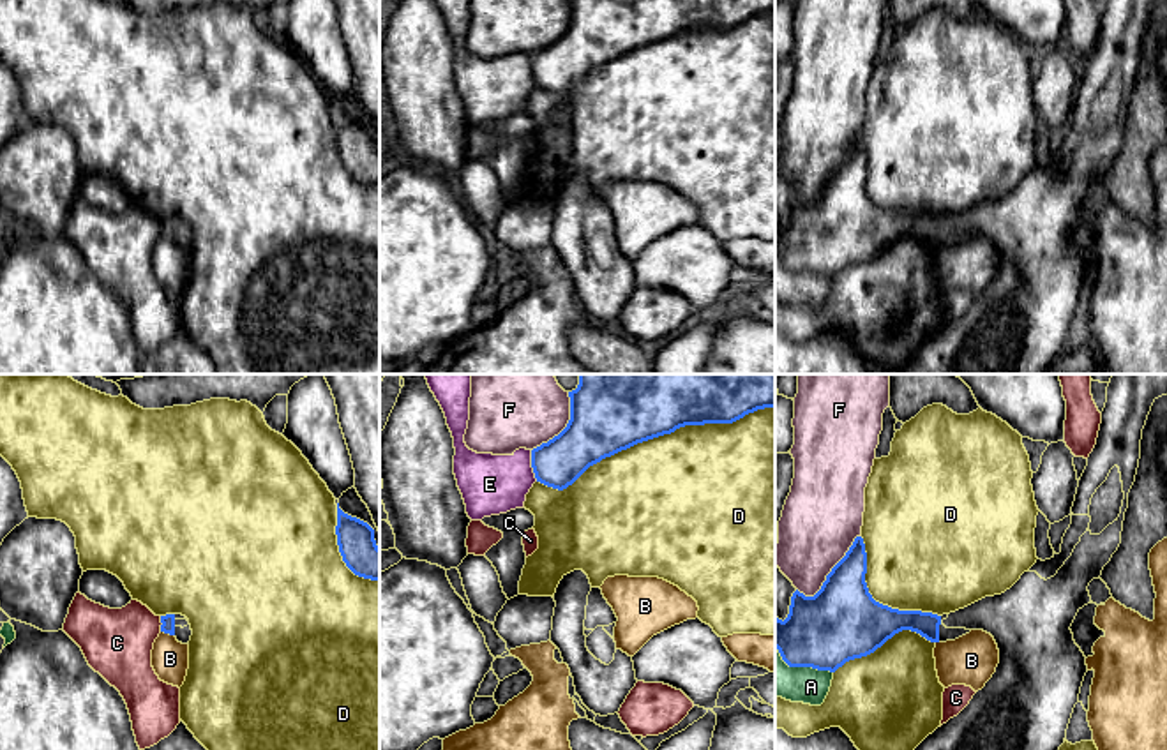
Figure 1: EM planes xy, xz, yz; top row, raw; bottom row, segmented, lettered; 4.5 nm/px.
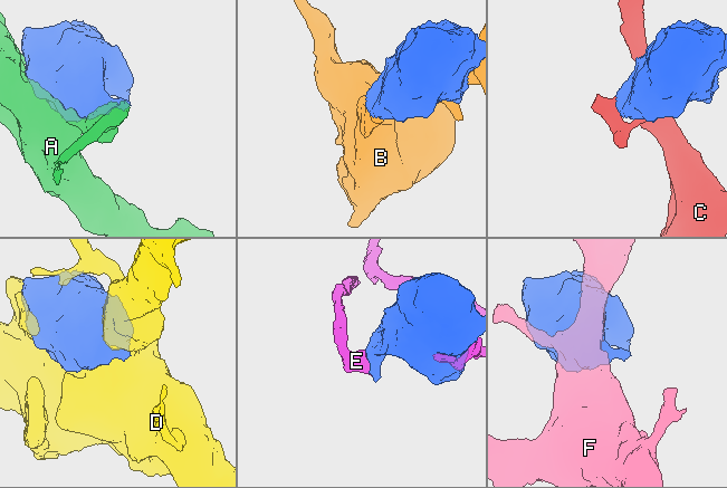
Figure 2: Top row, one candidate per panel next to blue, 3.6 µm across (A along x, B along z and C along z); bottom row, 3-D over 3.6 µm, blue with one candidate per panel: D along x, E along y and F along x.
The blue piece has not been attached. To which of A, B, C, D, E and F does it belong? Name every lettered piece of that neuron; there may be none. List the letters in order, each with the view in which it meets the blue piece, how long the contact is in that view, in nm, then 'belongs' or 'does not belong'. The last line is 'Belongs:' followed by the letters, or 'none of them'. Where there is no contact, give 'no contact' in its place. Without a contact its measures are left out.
A: meets blue in yz; contact 300 nm long; does not belong
B: meets blue in xy; contact 70 nm long; does not belong
C: meets blue in xy; contact 70 nm long; does not belong
D: meets blue in xz; contact 1150 nm long; does not belong
E: meets blue in xz; contact 150 nm long; does not belong
F: meets blue in yz; contact 380 nm long; does not belong
Belongs: none of them

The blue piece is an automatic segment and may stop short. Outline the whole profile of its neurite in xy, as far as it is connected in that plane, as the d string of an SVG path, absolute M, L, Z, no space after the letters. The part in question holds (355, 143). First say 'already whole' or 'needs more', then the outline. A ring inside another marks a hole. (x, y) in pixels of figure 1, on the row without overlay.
already whole; M337 108L337 150L346 171L358 182L380 185L380 152L374 134L339 113Z

